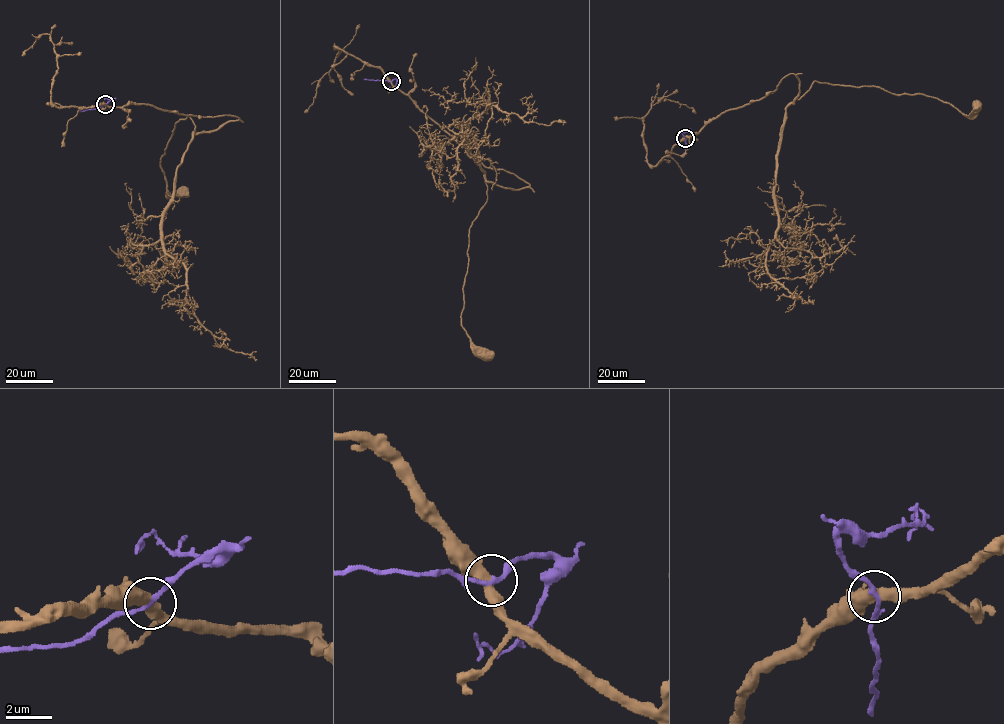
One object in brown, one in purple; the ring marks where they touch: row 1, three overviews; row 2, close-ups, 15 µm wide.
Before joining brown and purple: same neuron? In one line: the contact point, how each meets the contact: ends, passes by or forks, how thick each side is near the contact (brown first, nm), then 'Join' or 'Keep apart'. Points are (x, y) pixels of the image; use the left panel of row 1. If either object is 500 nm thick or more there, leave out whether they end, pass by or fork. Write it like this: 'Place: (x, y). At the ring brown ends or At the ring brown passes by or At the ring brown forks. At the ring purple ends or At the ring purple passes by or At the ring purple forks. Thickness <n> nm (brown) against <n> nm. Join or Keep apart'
Place: (105, 104). At the ring brown passes by. At the ring purple passes by. Thickness 480 nm (brown) against 180 nm. Keep apart

